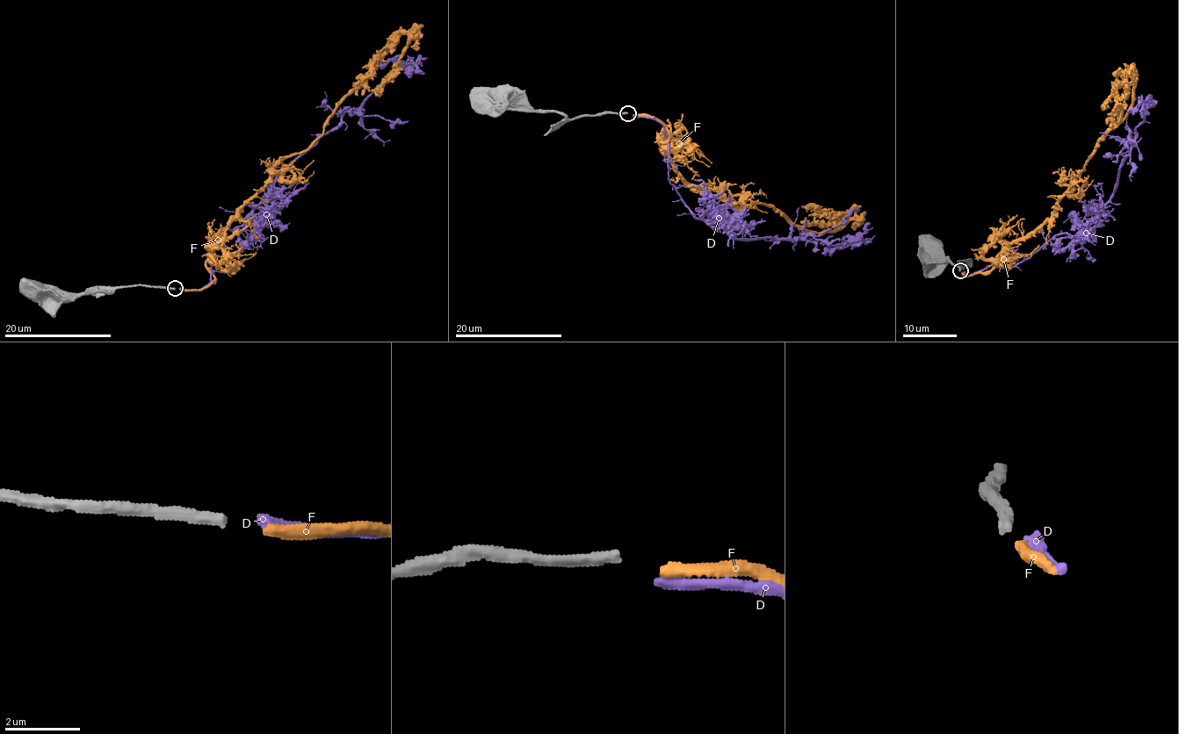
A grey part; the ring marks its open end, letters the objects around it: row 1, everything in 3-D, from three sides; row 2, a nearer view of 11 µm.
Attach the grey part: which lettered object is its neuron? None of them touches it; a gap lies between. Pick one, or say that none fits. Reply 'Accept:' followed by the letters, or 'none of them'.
Accept: none of them

